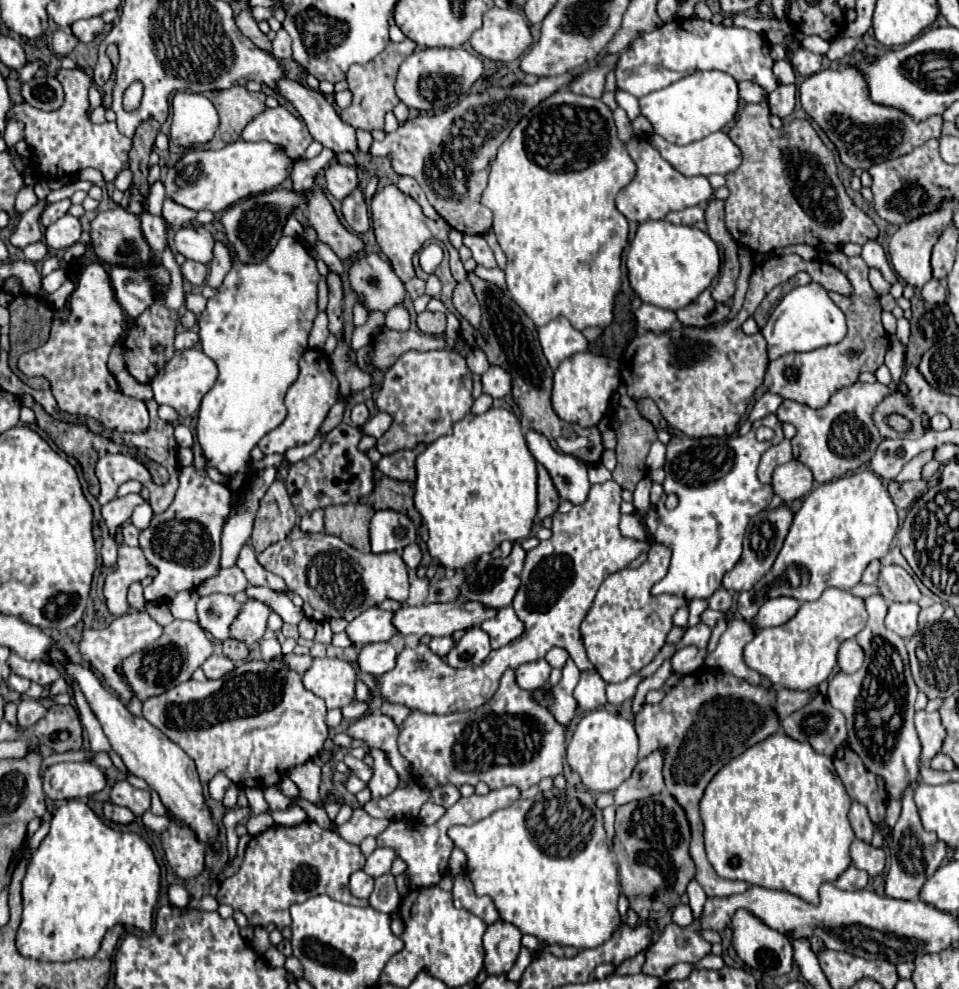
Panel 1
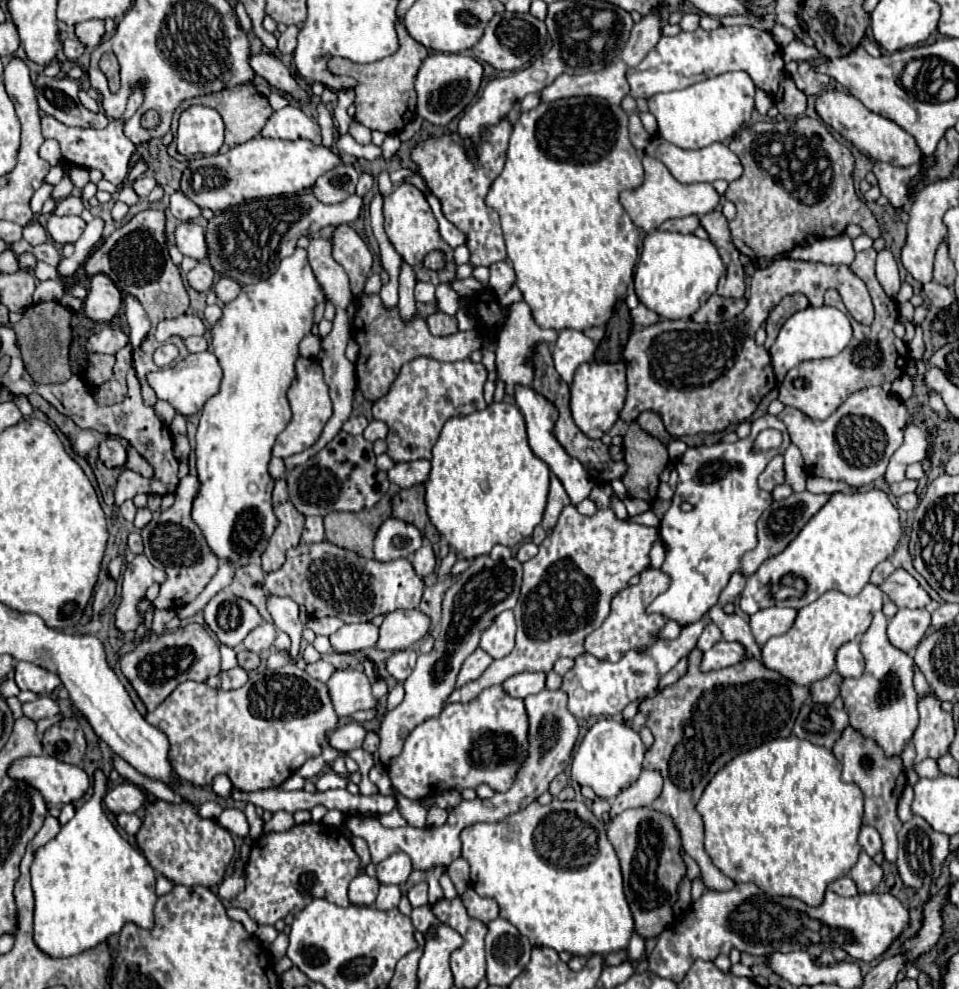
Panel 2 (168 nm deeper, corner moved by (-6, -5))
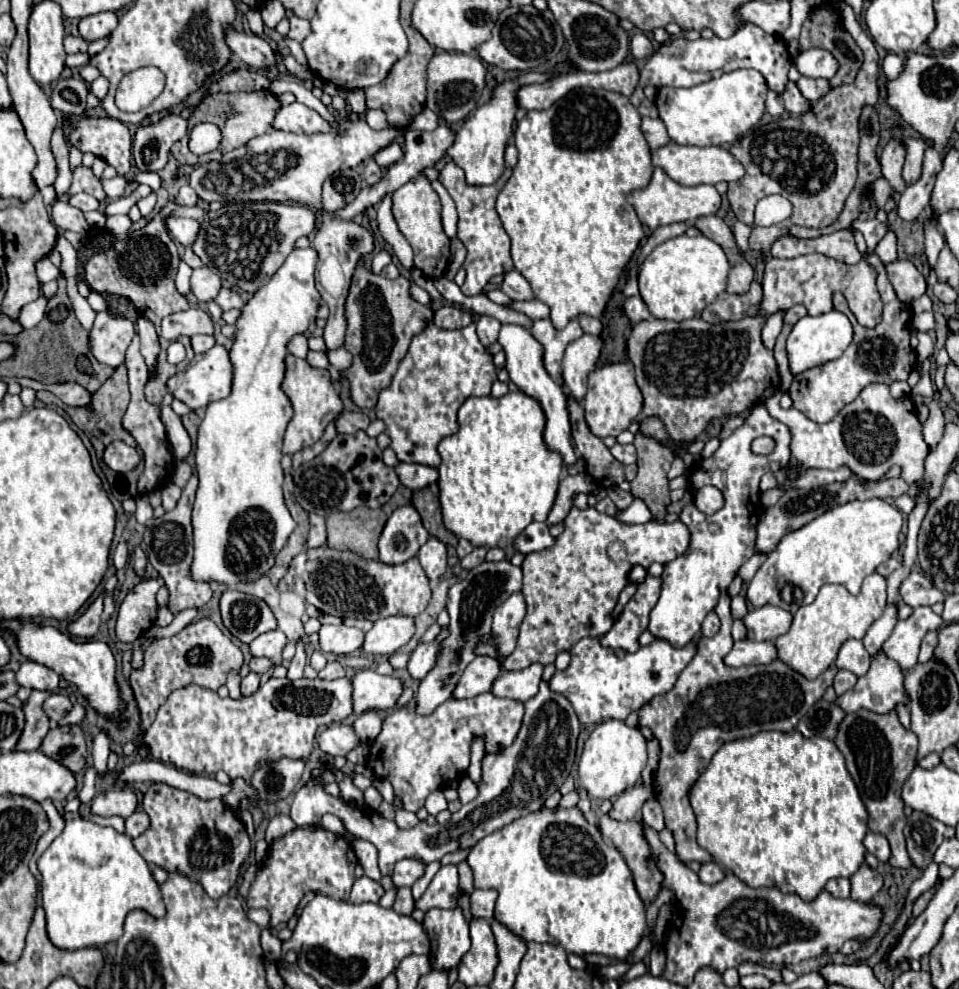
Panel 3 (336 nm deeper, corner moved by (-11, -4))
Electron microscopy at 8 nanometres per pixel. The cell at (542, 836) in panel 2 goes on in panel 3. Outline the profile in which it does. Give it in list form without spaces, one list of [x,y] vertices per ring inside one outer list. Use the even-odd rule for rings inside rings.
[[[541,808],[513,820],[499,832],[479,840],[479,844],[473,846],[467,864],[473,870],[475,888],[493,888],[499,892],[495,920],[527,942],[557,944],[579,956],[605,954],[615,960],[625,960],[637,948],[647,930],[645,906],[639,892],[635,892],[631,870],[621,852],[607,844],[599,828],[591,826],[577,808]]]

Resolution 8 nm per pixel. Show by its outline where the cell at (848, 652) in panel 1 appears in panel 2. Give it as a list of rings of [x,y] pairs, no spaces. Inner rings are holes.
[[[850,641],[838,649],[836,671],[842,677],[860,677],[864,673],[864,655],[860,653],[858,641]]]

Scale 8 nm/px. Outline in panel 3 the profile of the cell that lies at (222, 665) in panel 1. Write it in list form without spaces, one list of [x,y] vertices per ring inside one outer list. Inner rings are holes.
[[[249,672],[249,676],[241,680],[241,692],[243,692],[243,696],[251,696],[257,688],[259,688],[259,676],[255,672]]]

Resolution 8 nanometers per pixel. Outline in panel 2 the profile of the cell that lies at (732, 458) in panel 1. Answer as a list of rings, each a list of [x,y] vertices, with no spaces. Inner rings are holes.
[[[764,415],[752,423],[752,433],[738,443],[714,443],[688,447],[676,461],[678,485],[676,497],[670,509],[660,521],[660,535],[666,543],[666,559],[662,571],[670,575],[672,583],[666,593],[658,595],[648,613],[666,613],[668,619],[680,625],[698,621],[710,607],[716,605],[720,591],[728,585],[732,573],[740,569],[740,559],[746,551],[756,547],[756,521],[764,509],[772,505],[772,493],[758,487],[758,477],[766,469],[768,461],[782,449],[756,451],[754,439],[762,429],[780,429],[784,443],[790,443],[786,425],[774,417]],[[680,499],[688,501],[694,509],[690,513],[680,511]]]

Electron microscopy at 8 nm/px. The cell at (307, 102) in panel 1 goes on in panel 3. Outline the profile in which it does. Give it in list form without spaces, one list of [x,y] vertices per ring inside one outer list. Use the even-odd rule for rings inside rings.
[[[227,26],[225,28],[225,42],[227,42],[229,50],[235,56],[239,56],[245,64],[249,64],[251,68],[267,70],[267,66],[275,64],[275,54],[273,54],[271,46],[255,34],[237,32],[233,26]]]

